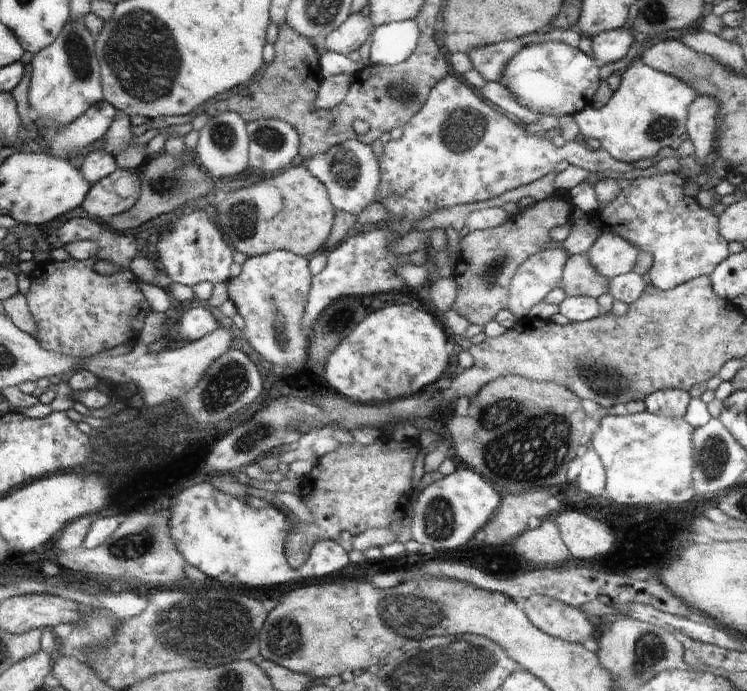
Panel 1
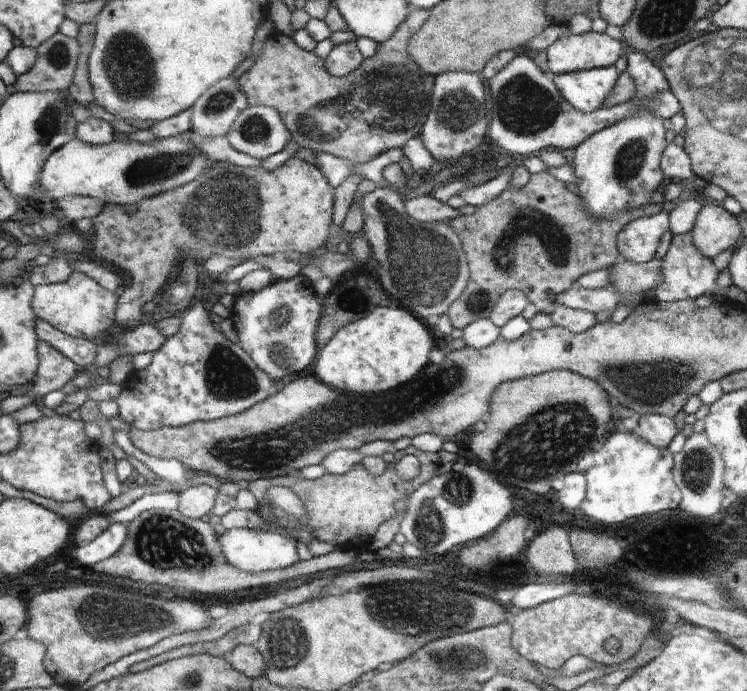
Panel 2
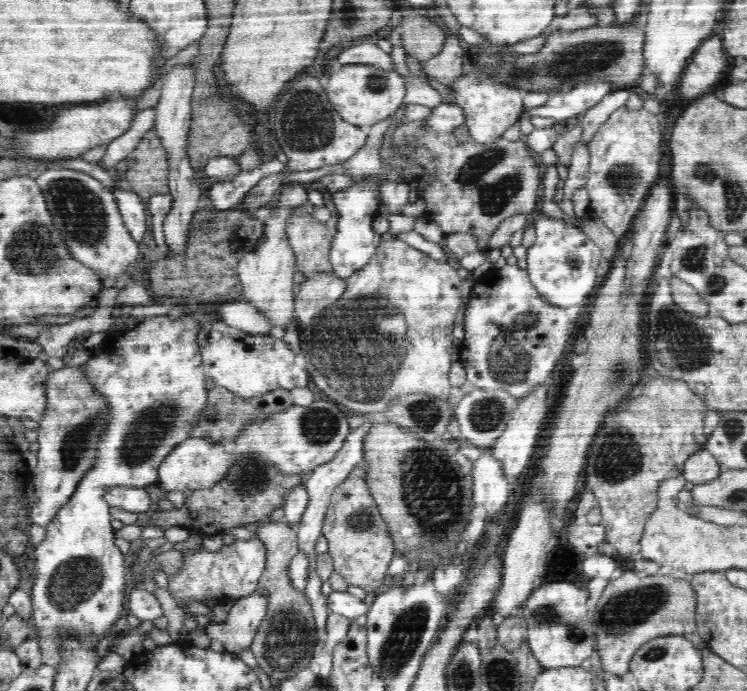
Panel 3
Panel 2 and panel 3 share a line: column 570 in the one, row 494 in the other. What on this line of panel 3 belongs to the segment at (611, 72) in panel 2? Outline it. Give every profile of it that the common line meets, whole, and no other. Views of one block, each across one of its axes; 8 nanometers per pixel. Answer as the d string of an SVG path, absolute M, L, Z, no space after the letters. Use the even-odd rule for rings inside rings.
M154 316L154 318L148 318L140 321L133 329L126 330L122 328L116 331L112 335L108 335L104 342L99 346L91 349L92 357L86 362L90 364L90 372L94 372L94 380L98 380L98 388L102 388L102 392L106 392L106 396L110 396L110 400L114 400L114 416L118 416L118 420L114 420L114 424L110 424L110 436L106 436L106 444L102 444L102 452L106 452L106 456L102 456L102 464L98 464L98 468L94 468L94 472L89 472L84 476L70 500L58 509L54 518L48 524L48 534L46 540L40 543L40 546L36 548L36 562L34 562L34 571L38 572L36 576L36 582L34 582L34 588L32 588L32 604L33 604L33 624L35 624L39 630L39 650L42 651L42 662L44 665L48 665L54 668L58 668L62 662L64 662L64 652L66 647L64 644L93 644L96 646L98 642L106 640L111 634L108 633L108 628L112 628L114 631L116 626L114 622L120 618L120 612L122 612L122 600L124 600L124 590L126 590L126 570L124 569L124 554L114 544L115 530L112 529L110 521L113 519L110 514L110 505L103 498L103 492L107 489L108 485L128 485L132 488L150 488L156 482L158 478L158 471L162 461L170 454L170 451L174 448L179 441L186 440L191 436L195 436L195 431L191 430L195 428L196 418L198 414L206 408L207 404L207 388L211 384L210 380L204 374L201 353L199 352L198 345L198 321L193 317L186 316L183 319L170 319L167 316Z

